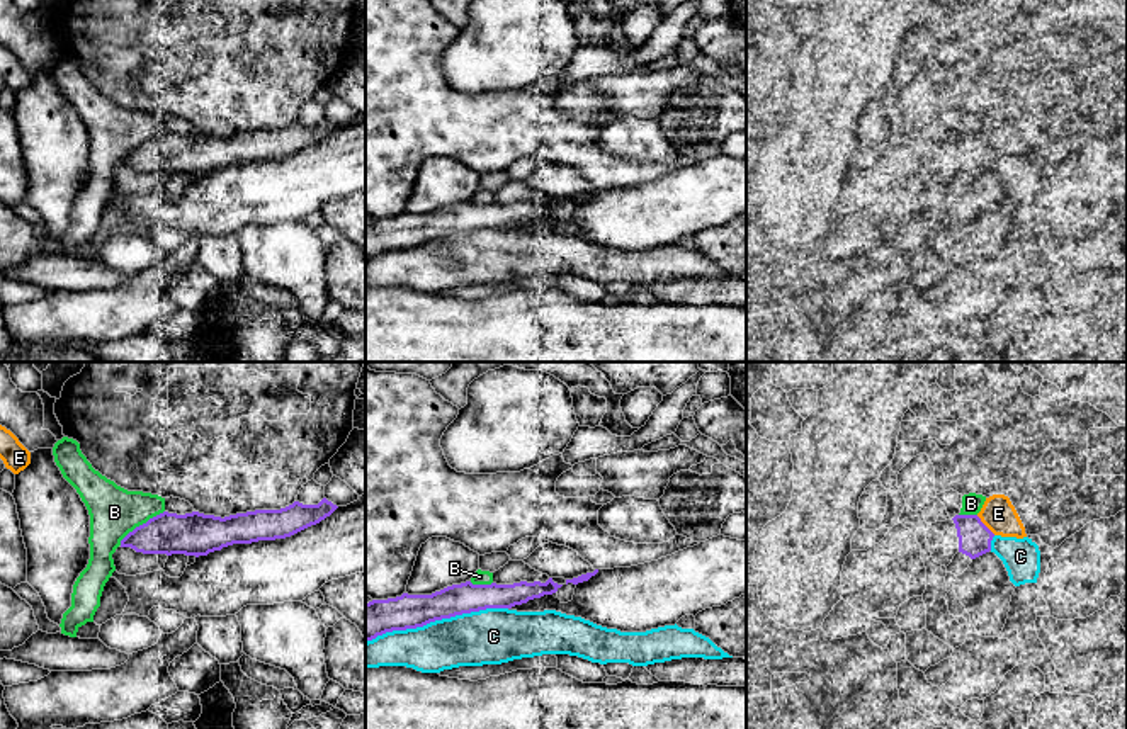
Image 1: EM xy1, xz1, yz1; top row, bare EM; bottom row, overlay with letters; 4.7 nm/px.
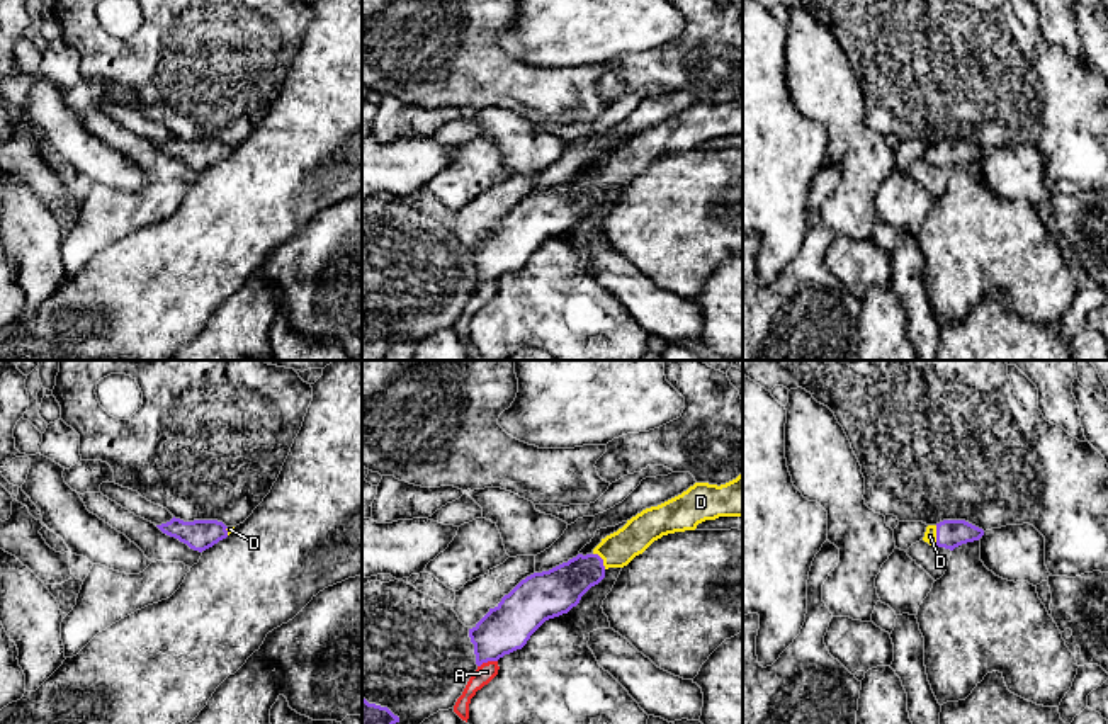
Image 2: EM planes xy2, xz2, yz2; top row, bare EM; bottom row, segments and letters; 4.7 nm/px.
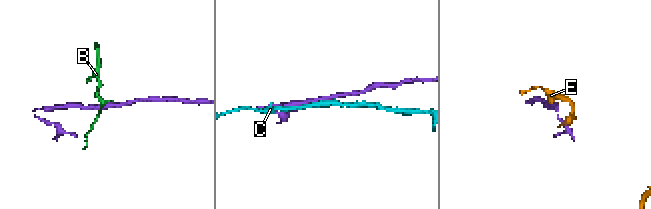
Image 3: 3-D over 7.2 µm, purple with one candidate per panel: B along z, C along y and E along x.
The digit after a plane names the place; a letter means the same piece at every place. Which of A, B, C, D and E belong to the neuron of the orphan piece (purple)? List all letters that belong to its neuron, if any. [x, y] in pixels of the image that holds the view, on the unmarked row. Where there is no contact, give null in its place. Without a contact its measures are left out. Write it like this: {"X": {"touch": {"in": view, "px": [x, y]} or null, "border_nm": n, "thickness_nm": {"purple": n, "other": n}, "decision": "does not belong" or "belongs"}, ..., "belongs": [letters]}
{"A": {"touch": {"in": "xz2", "px": [486, 281]}, "border_nm": 100, "thickness_nm": {"purple": 220, "other": 90}, "decision": "does not belong"}, "B": {"touch": {"in": "xy1", "px": [140, 145]}, "border_nm": 280, "thickness_nm": {"purple": 200, "other": 240}, "decision": "does not belong"}, "C": {"touch": {"in": "xz1", "px": [437, 238]}, "border_nm": 700, "thickness_nm": {"purple": 160, "other": 260}, "decision": "does not belong"}, "D": {"touch": {"in": "yz2", "px": [937, 155]}, "border_nm": 100, "thickness_nm": {"purple": 140, "other": 60}, "decision": "belongs"}, "E": {"touch": {"in": "yz1", "px": [985, 145]}, "border_nm": 130, "thickness_nm": {"purple": 160, "other": 160}, "decision": "does not belong"}, "belongs": ["D"]}

